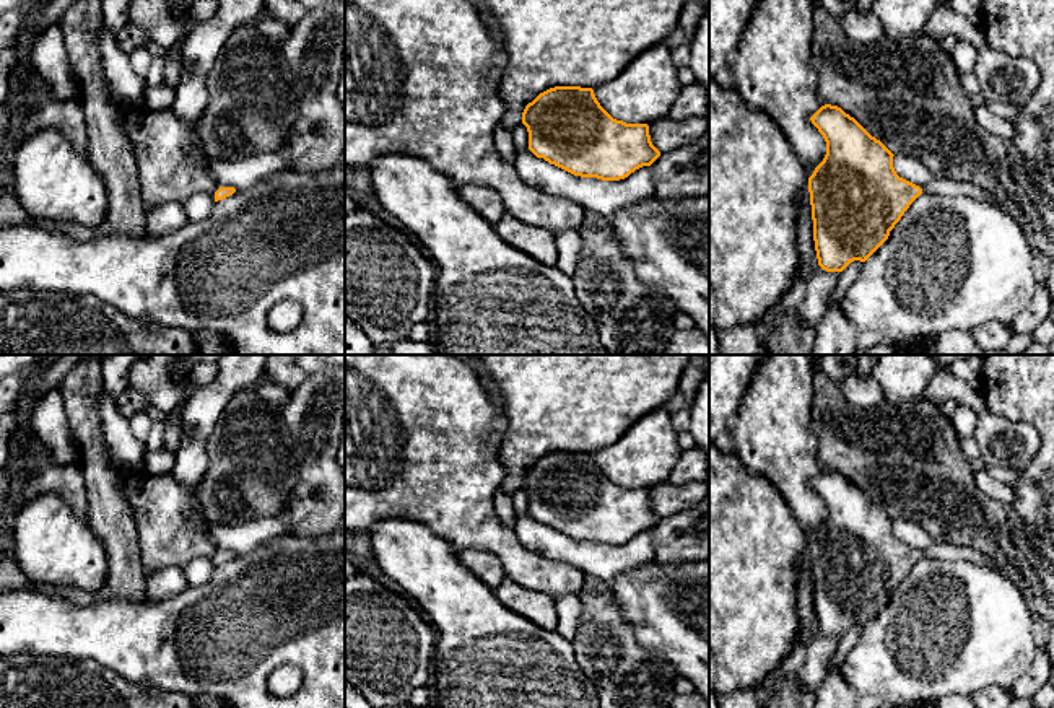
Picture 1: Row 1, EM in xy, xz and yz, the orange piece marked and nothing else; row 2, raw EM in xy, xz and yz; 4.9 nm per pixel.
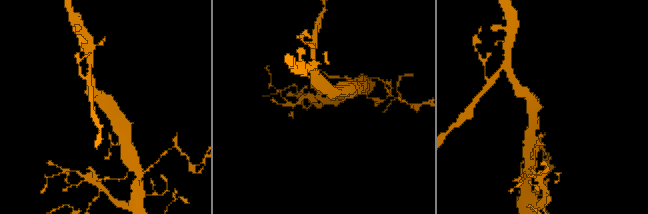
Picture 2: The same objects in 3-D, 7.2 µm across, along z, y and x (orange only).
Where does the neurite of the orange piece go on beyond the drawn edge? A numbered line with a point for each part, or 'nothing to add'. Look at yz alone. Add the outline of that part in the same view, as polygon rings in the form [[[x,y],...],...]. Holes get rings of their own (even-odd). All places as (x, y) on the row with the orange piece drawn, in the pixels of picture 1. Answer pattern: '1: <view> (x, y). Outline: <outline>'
1: yz (952, 187). Outline: [[[932,177],[926,186],[921,186],[922,192],[942,194],[942,195],[966,195],[982,202],[997,203],[992,195],[969,182]]]

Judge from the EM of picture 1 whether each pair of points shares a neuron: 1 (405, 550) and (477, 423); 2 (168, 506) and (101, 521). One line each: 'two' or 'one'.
1: two
2: two

